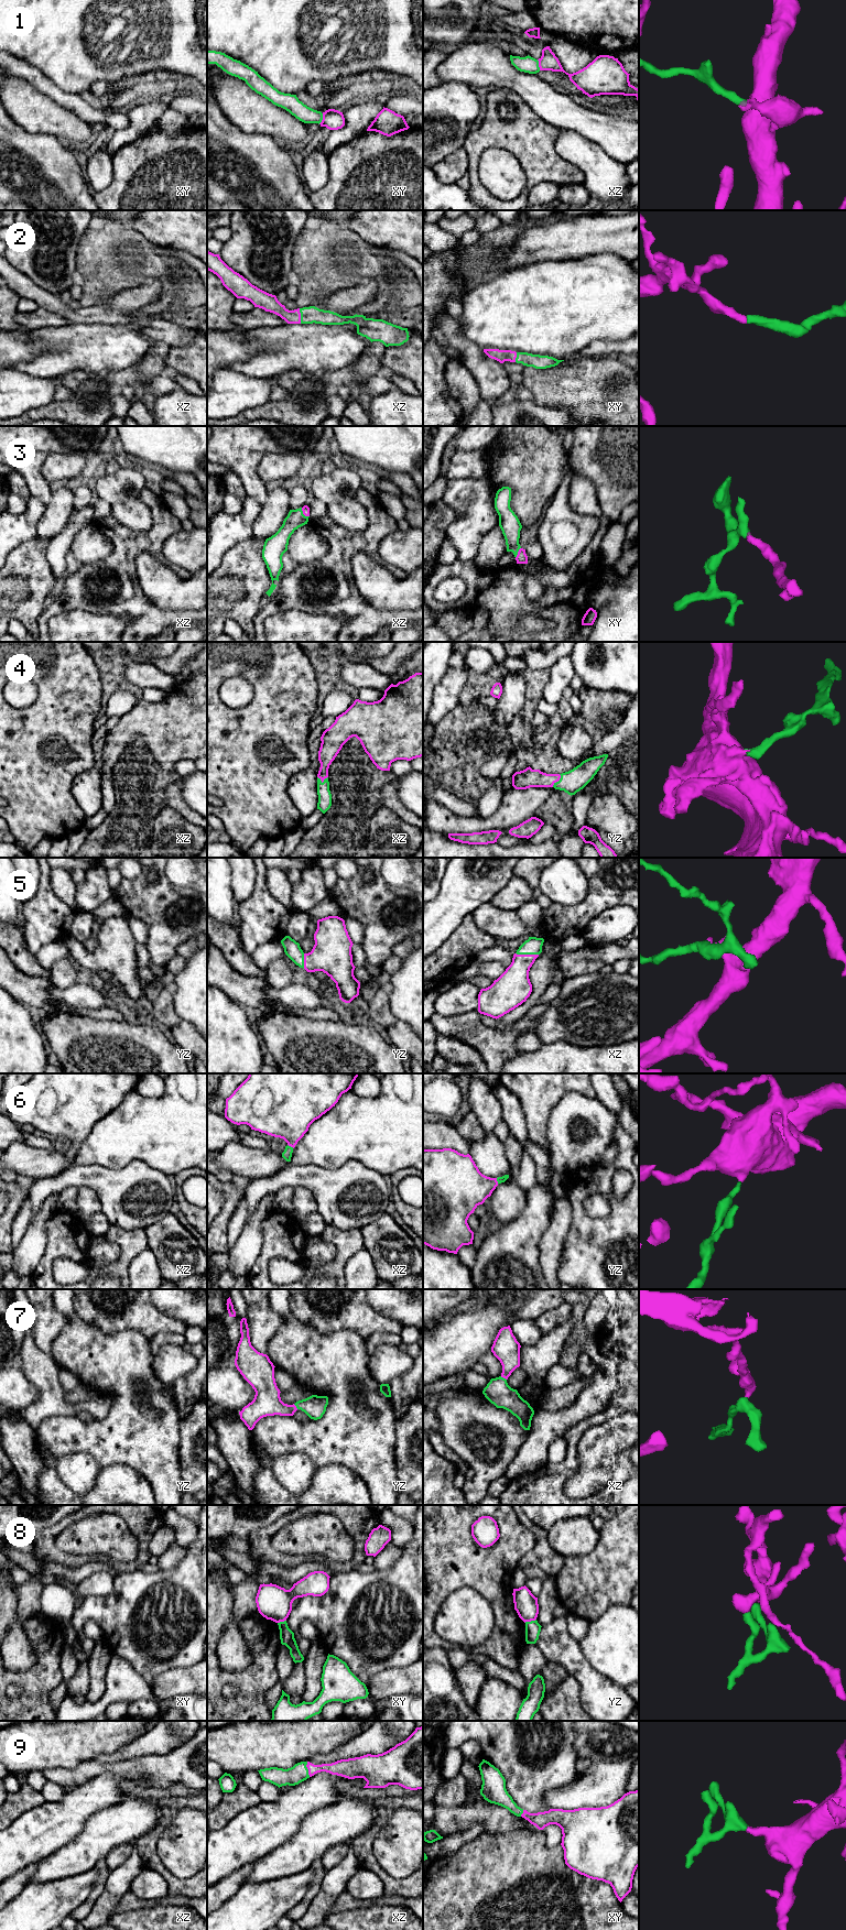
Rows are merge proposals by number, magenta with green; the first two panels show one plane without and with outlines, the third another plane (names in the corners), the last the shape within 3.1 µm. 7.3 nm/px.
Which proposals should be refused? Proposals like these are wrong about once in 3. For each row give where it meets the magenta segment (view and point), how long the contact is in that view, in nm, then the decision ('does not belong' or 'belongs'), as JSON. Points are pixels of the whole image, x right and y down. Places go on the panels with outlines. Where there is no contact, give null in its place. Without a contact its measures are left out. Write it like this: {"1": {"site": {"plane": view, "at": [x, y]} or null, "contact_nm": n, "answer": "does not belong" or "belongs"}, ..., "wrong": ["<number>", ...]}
{"1": {"site": {"plane": "xy", "at": [323, 119]}, "contact_nm": 90, "answer": "belongs"}, "2": {"site": {"plane": "xz", "at": [300, 316]}, "contact_nm": 110, "answer": "belongs"}, "3": {"site": {"plane": "xy", "at": [518, 553]}, "contact_nm": 90, "answer": "belongs"}, "4": {"site": {"plane": "yz", "at": [557, 781]}, "contact_nm": 110, "answer": "belongs"}, "5": {"site": {"plane": "xz", "at": [527, 955]}, "contact_nm": 170, "answer": "belongs"}, "6": {"site": {"plane": "xz", "at": [291, 1146]}, "contact_nm": 50, "answer": "belongs"}, "7": {"site": {"plane": "xz", "at": [503, 1377]}, "contact_nm": 50, "answer": "belongs"}, "8": {"site": {"plane": "yz", "at": [530, 1621]}, "contact_nm": 90, "answer": "does not belong"}, "9": {"site": {"plane": "xz", "at": [307, 1768]}, "contact_nm": 110, "answer": "belongs"}, "wrong": ["8"]}

